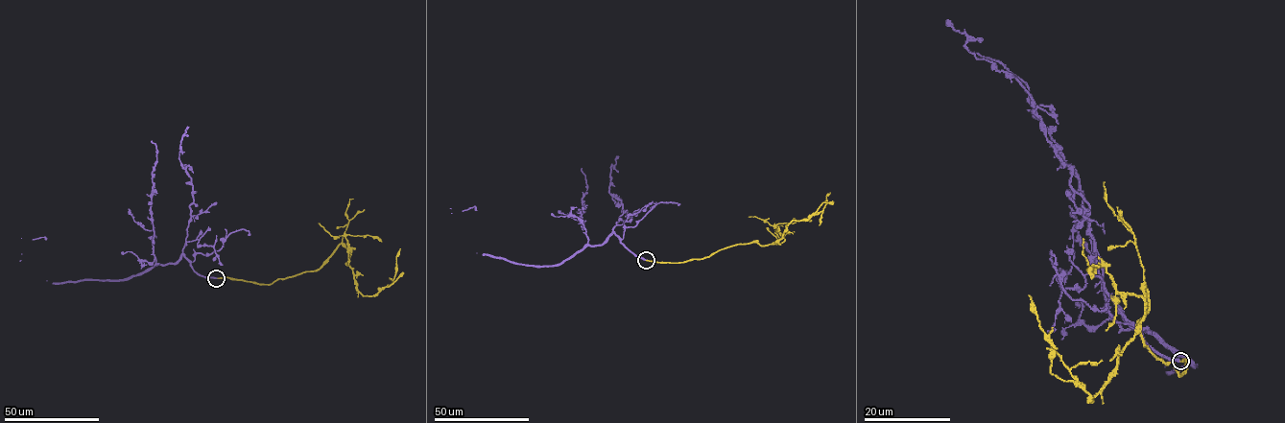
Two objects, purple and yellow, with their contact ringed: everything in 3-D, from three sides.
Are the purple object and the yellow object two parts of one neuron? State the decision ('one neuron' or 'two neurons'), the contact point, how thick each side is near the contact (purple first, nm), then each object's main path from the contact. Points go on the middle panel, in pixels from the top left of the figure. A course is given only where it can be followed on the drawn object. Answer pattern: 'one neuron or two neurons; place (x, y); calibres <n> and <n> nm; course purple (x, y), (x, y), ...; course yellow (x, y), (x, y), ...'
one neuron; place (646, 260); calibres 320 and 360 nm; course purple (647, 260), (613, 232), (560, 263), (515, 264), (476, 253), (476, 207), (463, 211); course yellow (647, 260), (684, 262), (736, 245), (779, 245), (786, 226), (823, 210), (830, 192)

